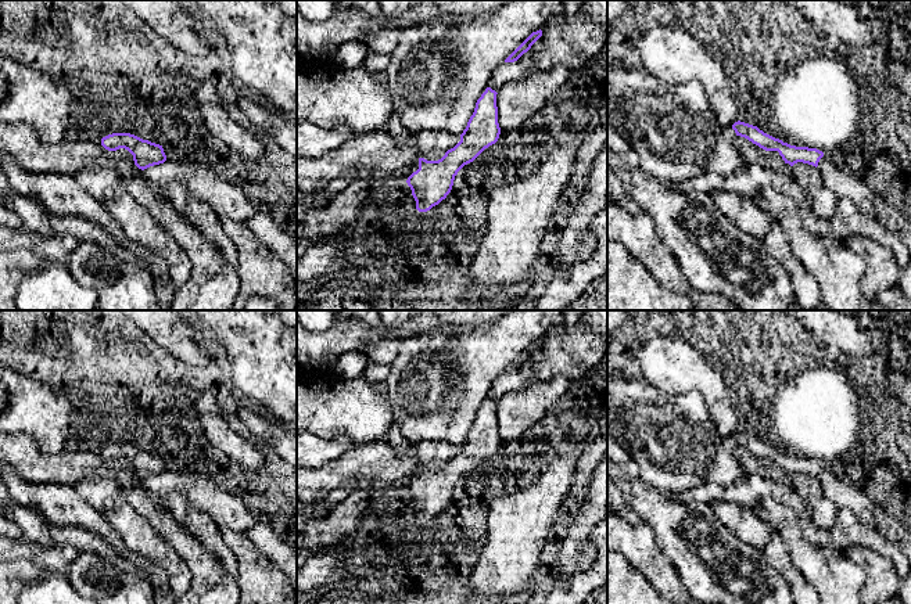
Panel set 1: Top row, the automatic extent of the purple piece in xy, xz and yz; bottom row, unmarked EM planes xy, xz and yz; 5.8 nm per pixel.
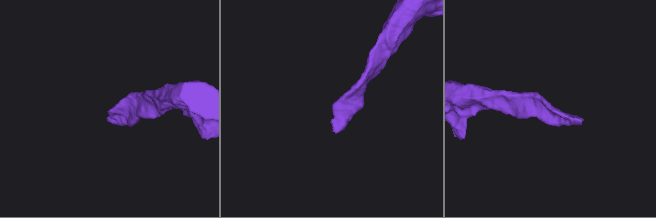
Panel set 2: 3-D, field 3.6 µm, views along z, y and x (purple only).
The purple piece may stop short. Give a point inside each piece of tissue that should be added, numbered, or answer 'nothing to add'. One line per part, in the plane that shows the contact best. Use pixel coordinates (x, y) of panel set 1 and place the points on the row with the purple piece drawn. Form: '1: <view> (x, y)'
1: yz (845, 186)

